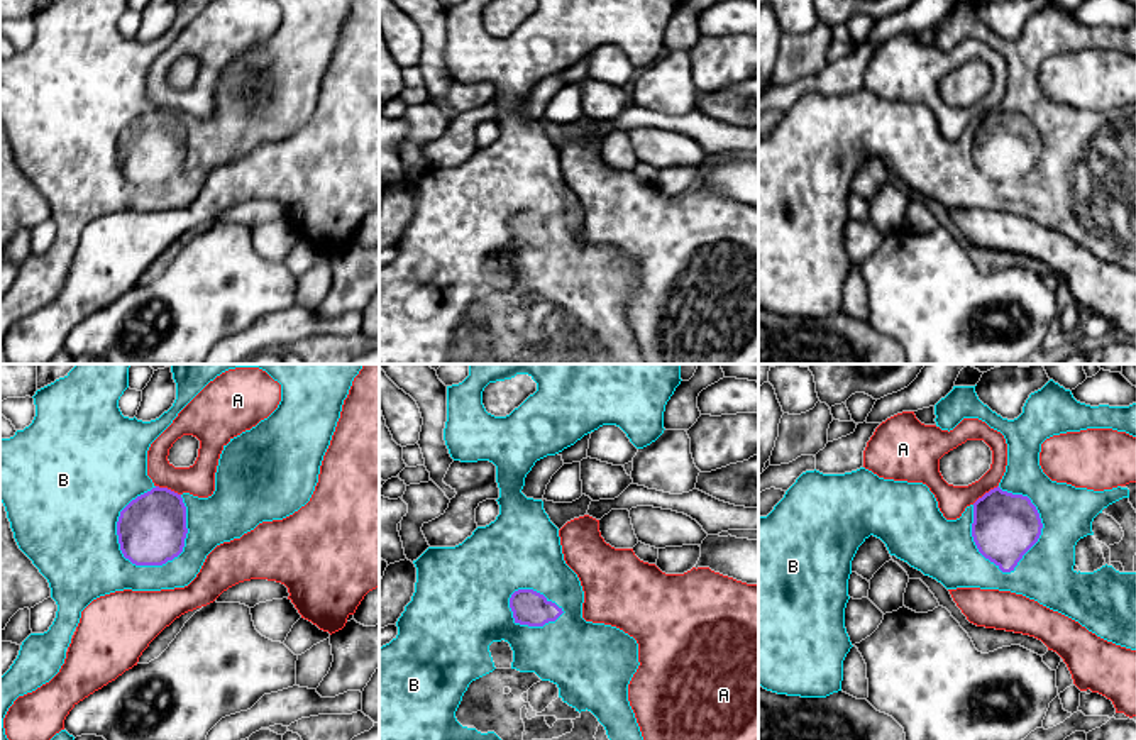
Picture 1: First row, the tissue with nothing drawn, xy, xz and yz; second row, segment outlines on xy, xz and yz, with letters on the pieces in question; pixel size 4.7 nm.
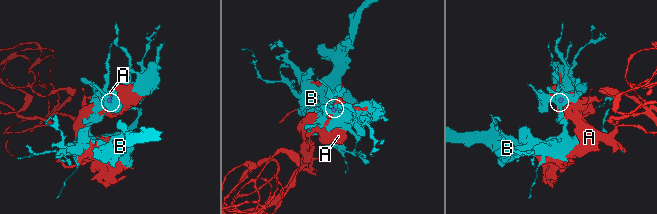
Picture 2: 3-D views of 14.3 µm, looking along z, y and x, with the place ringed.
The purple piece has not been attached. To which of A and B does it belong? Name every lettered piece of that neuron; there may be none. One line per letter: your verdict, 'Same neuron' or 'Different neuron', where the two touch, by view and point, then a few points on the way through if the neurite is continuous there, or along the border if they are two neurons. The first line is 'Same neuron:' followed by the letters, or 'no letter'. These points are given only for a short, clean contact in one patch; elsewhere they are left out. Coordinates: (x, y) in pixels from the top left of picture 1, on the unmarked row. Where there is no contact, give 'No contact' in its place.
Same neuron: B
A: Different neuron. Touches purple at yz (986, 114). Boundary: yz (998, 105), (972, 124)
B: Same neuron. Touches purple at xy (181, 171)

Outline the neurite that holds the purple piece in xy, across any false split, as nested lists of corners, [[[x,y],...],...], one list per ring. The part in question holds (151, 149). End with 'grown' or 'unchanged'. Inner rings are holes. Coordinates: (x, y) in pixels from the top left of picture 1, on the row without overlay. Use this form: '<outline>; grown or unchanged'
[[[56,0],[54,3],[36,12],[34,25],[36,37],[29,47],[17,51],[14,58],[0,58],[0,122],[5,127],[10,149],[19,169],[32,181],[39,193],[47,200],[51,208],[51,218],[58,225],[56,239],[47,252],[30,254],[20,266],[19,276],[10,286],[10,290],[0,298],[0,364],[14,364],[7,359],[3,349],[3,339],[8,329],[19,317],[36,312],[42,305],[49,303],[61,290],[66,279],[68,268],[76,252],[81,239],[81,232],[97,218],[132,210],[132,212],[161,212],[188,207],[200,193],[207,176],[220,164],[240,159],[244,154],[254,151],[262,142],[283,141],[301,127],[305,127],[318,103],[320,86],[323,76],[330,66],[332,56],[335,52],[337,42],[340,39],[344,20],[349,15],[354,0],[274,0],[281,5],[281,22],[278,29],[264,41],[261,41],[251,51],[230,59],[218,80],[215,93],[215,112],[208,119],[198,119],[190,113],[178,115],[168,108],[159,108],[147,97],[147,71],[151,64],[173,44],[178,34],[213,0],[174,0],[176,3],[176,20],[173,27],[164,32],[159,39],[151,42],[142,42],[124,37],[119,29],[119,20],[129,8],[129,0]]]; grown

